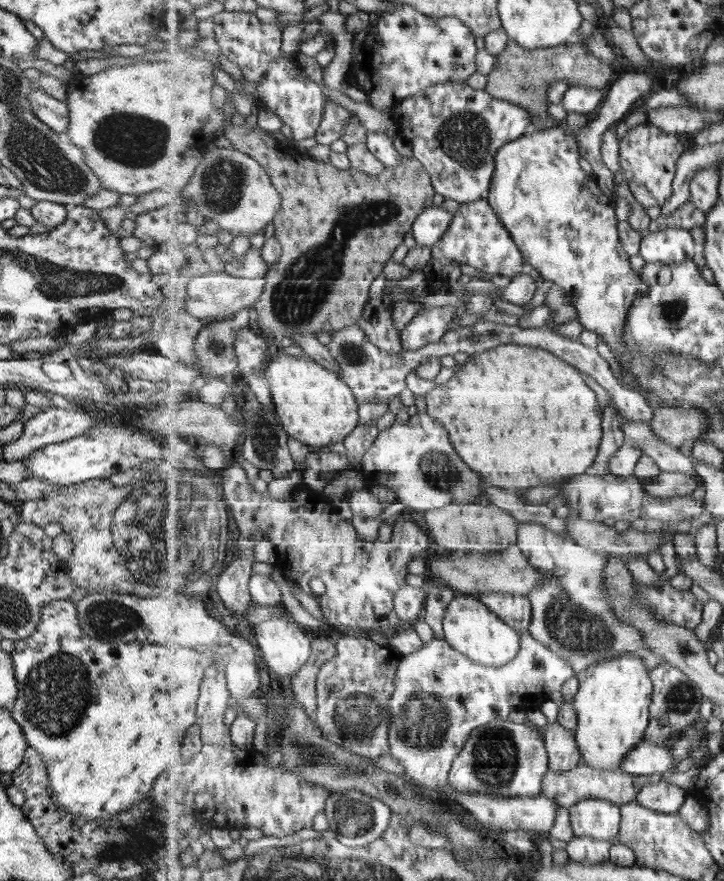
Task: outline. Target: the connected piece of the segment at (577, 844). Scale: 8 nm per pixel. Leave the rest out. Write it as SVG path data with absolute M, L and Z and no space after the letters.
M573 836L565 850L569 858L588 865L605 864L610 860L611 842L591 837Z

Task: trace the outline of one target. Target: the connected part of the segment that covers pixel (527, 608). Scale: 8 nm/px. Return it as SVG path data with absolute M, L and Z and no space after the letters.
M489 591L479 593L477 598L519 632L527 630L533 621L534 608L527 595Z

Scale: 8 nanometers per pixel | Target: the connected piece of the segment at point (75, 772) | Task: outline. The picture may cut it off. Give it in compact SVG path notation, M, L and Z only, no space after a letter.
M67 599L51 601L41 607L41 616L35 630L27 638L14 641L10 657L15 681L17 681L17 694L9 706L9 711L11 718L14 718L14 721L20 726L27 747L34 748L41 755L57 806L68 813L81 815L85 820L91 820L101 818L101 816L109 816L109 814L117 814L119 810L127 810L129 806L141 802L147 796L147 792L151 790L153 780L161 774L163 768L169 768L169 764L177 764L177 768L179 768L179 764L185 762L185 758L181 758L183 743L187 731L198 722L200 689L206 677L206 668L209 663L205 659L206 654L199 649L180 646L171 648L170 646L135 641L105 645L103 641L88 638L80 630L75 620L75 607Z

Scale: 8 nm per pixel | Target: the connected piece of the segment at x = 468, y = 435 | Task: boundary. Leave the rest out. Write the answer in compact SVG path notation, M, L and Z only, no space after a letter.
M511 343L496 346L482 353L475 353L467 358L461 369L455 372L447 382L433 385L433 390L427 392L423 397L426 405L425 414L429 414L431 418L435 418L439 424L445 426L449 438L457 454L463 458L463 462L467 462L469 466L473 466L473 470L479 470L479 474L485 478L485 482L489 482L493 486L528 489L541 485L561 484L568 478L590 472L592 466L595 464L595 460L599 456L599 449L602 446L604 436L604 408L599 406L599 400L597 400L597 394L593 392L593 388L587 386L582 371L571 363L565 362L562 358L559 358L559 355L553 354L551 351Z

